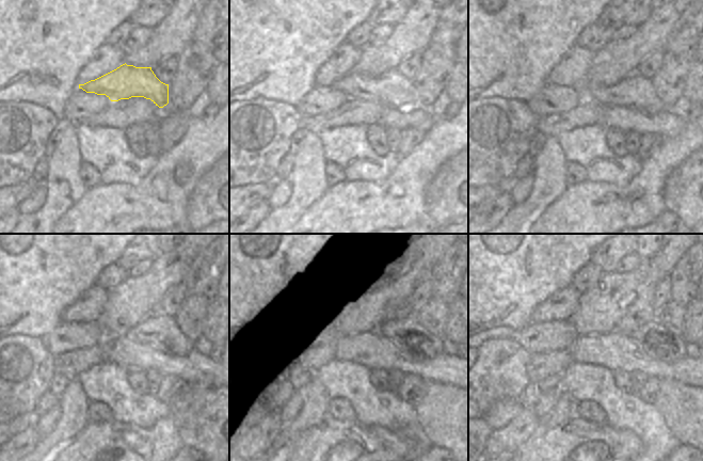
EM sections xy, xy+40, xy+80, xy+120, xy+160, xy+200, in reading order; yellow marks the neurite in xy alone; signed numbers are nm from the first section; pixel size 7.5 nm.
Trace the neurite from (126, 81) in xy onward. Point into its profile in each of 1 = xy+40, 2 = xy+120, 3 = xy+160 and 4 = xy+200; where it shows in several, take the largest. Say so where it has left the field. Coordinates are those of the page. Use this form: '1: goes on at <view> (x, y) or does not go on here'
1: goes on at xy+40 (390, 89)
2: goes on at xy+120 (158, 330)
3: goes on at xy+160 (408, 333)
4: goes on at xy+200 (660, 344)

